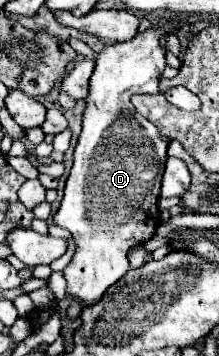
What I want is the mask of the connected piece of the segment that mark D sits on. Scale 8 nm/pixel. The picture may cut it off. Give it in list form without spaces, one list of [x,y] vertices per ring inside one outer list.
[[[162,20],[160,26],[148,28],[146,32],[136,34],[128,42],[116,42],[112,46],[106,46],[104,52],[100,52],[96,58],[96,68],[90,78],[90,92],[84,100],[86,108],[82,114],[82,134],[74,150],[74,166],[64,188],[60,210],[54,214],[54,222],[66,228],[76,242],[74,258],[62,272],[68,282],[66,294],[78,298],[84,306],[98,302],[100,296],[128,272],[130,266],[126,262],[126,250],[130,250],[130,246],[140,246],[144,240],[148,240],[154,234],[156,224],[160,222],[156,202],[160,194],[160,180],[164,174],[168,142],[162,140],[158,128],[150,120],[136,112],[130,98],[135,94],[158,93],[158,82],[166,68],[166,50],[162,48],[160,40],[174,32],[174,28],[176,24]]]

